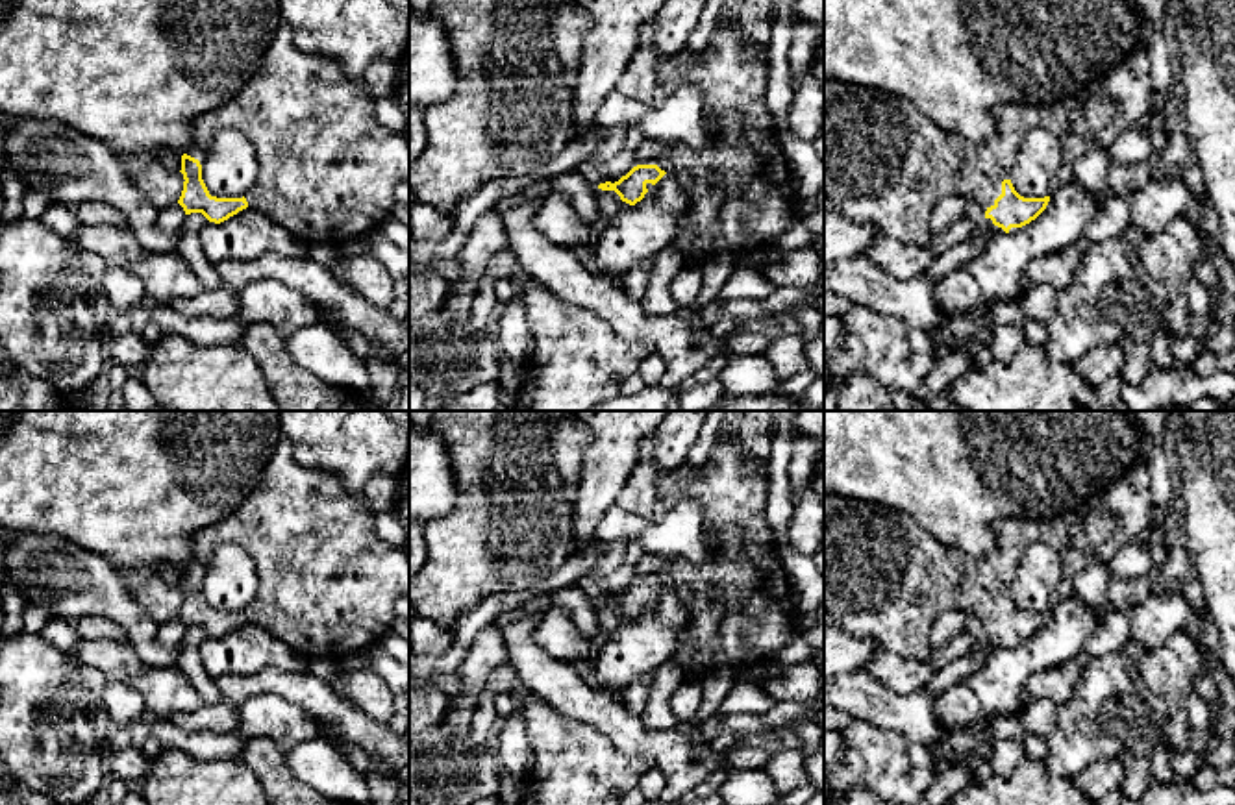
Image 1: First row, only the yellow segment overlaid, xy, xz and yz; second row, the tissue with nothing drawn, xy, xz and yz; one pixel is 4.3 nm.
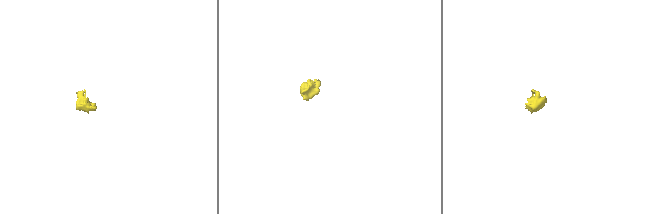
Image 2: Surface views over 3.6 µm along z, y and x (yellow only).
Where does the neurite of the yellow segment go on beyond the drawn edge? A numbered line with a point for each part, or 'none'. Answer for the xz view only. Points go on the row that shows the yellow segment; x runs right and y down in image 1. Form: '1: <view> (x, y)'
1: xz (741, 191)

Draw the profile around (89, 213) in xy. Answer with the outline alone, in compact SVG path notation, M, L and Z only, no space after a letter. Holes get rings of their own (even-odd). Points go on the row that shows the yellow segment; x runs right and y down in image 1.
M83 202L74 207L74 213L83 226L117 226L122 222L115 207L104 202Z

